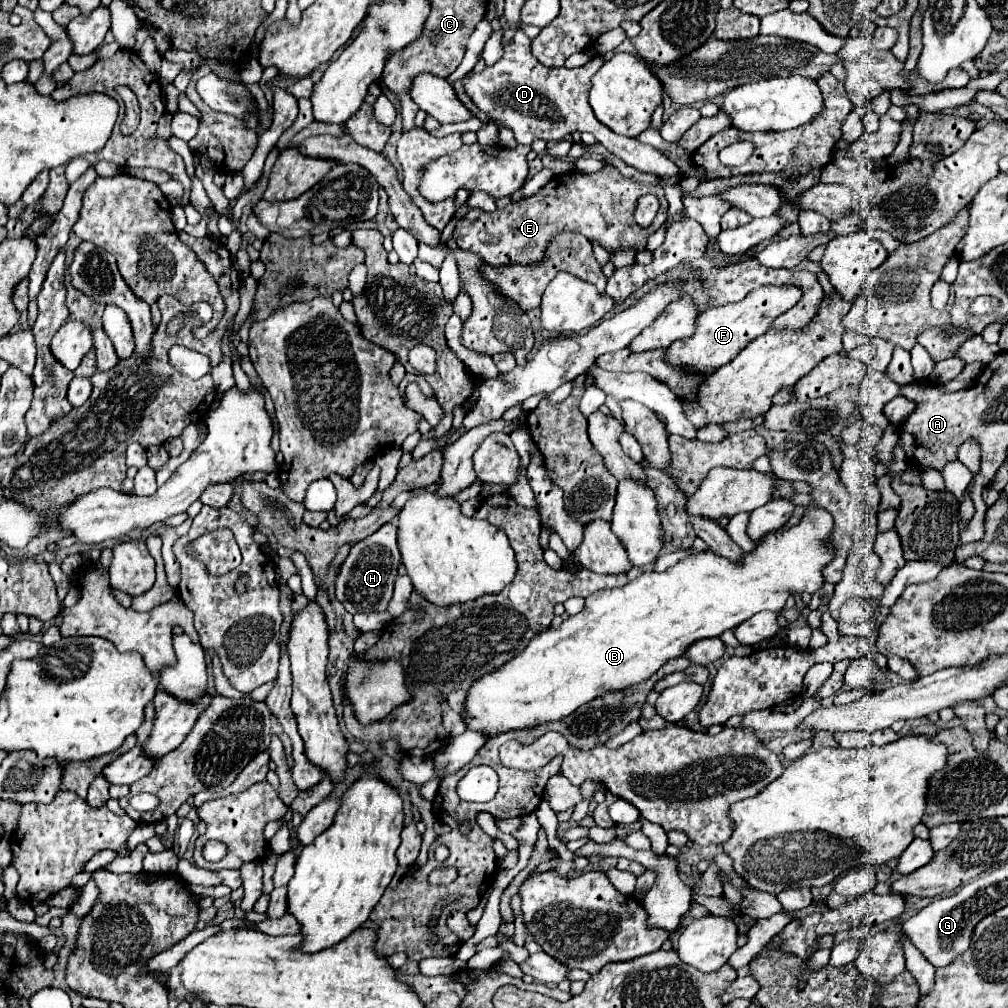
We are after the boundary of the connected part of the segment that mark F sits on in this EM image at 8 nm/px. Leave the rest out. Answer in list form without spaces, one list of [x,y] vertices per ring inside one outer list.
[[[762,286],[752,290],[740,302],[708,308],[706,312],[702,312],[702,316],[696,318],[696,330],[690,338],[670,344],[670,348],[666,350],[666,364],[690,374],[716,372],[720,366],[734,360],[734,356],[738,356],[738,352],[742,352],[754,338],[768,332],[770,324],[782,312],[790,310],[800,300],[800,296],[802,294],[794,286]]]

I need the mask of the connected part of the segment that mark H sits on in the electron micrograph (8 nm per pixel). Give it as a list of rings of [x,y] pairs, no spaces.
[[[392,522],[378,528],[368,538],[356,542],[350,548],[348,558],[342,562],[340,572],[334,580],[334,594],[336,600],[340,600],[346,608],[346,612],[384,612],[394,590],[394,580],[398,576],[398,564],[400,564],[400,550],[396,540],[396,526]]]

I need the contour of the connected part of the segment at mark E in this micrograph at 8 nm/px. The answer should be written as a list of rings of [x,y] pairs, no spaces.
[[[604,166],[596,174],[582,174],[578,170],[572,170],[554,176],[538,194],[522,200],[522,204],[508,204],[506,208],[498,208],[490,214],[482,210],[468,210],[456,222],[452,238],[456,240],[460,250],[478,254],[490,266],[538,262],[542,258],[542,252],[546,250],[550,236],[562,230],[572,230],[586,238],[594,238],[608,252],[628,246],[644,250],[646,238],[658,228],[654,224],[640,228],[634,222],[632,212],[636,208],[636,200],[648,192],[658,200],[660,196],[664,196],[664,190],[660,186],[646,186],[628,180],[614,166]]]

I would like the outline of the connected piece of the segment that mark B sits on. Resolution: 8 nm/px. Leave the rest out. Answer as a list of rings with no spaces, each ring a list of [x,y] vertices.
[[[812,508],[798,526],[774,532],[774,536],[758,544],[754,552],[744,554],[742,564],[730,564],[730,560],[722,560],[708,550],[690,554],[660,574],[644,572],[622,588],[594,592],[590,598],[586,598],[580,614],[566,618],[558,628],[548,628],[536,634],[518,656],[470,686],[462,710],[466,728],[494,738],[504,732],[532,730],[534,726],[546,722],[564,720],[592,698],[614,690],[626,690],[648,680],[668,660],[684,656],[690,644],[704,638],[716,638],[762,610],[784,608],[786,600],[794,592],[816,592],[824,584],[820,572],[832,556],[832,548],[828,548],[830,530],[832,516],[820,508]]]

